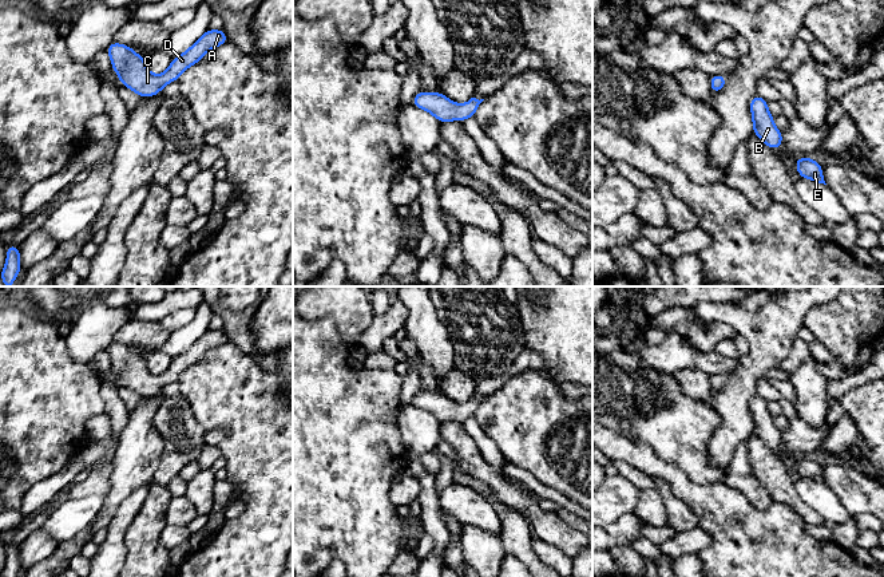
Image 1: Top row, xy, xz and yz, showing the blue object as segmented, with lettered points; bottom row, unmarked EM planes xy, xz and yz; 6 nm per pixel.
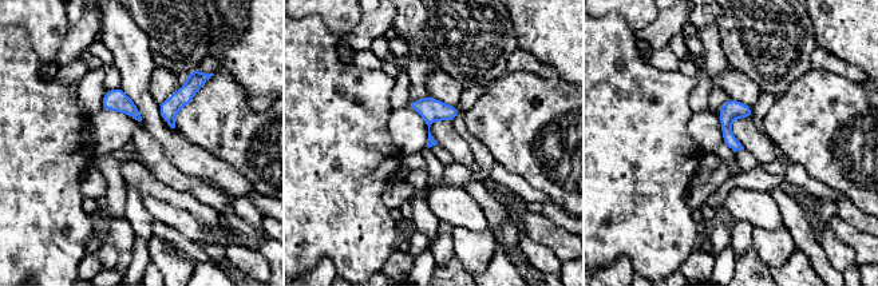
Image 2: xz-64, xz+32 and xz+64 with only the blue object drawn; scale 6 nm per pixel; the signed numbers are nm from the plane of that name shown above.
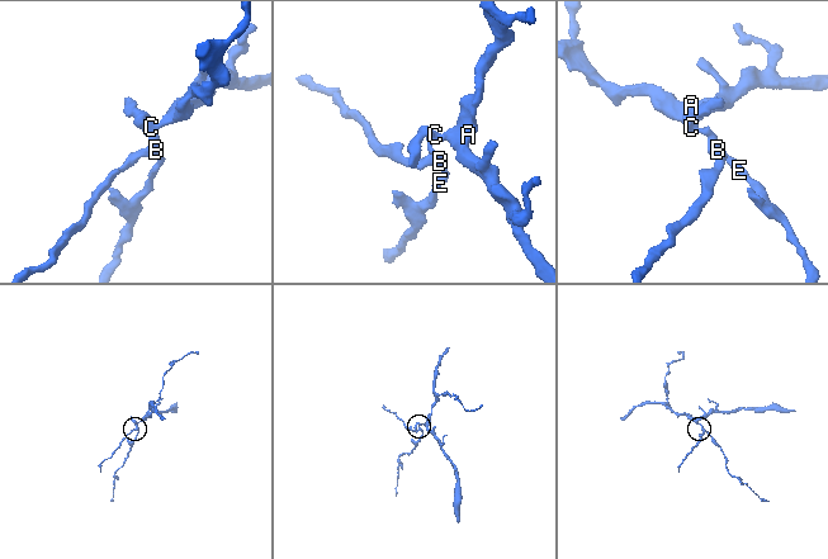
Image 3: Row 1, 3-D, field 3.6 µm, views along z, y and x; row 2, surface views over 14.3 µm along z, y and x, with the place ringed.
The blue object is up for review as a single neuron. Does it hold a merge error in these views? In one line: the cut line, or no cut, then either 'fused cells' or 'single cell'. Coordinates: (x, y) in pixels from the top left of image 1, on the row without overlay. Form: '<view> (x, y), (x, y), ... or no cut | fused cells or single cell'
no cut | single cell

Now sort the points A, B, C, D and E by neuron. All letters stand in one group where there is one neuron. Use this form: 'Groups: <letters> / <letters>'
Groups: A B C D E

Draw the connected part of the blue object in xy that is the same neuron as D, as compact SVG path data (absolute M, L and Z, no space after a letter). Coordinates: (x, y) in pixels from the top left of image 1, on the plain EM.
M207 329L189 349L174 357L162 375L151 374L146 357L139 356L128 345L112 341L106 351L122 386L142 398L150 398L159 394L167 383L177 382L185 369L197 364L210 349L226 341L229 337L222 329Z

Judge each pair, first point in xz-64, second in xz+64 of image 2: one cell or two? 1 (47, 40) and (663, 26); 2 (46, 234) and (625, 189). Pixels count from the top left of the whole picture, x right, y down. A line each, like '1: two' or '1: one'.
1: two
2: one

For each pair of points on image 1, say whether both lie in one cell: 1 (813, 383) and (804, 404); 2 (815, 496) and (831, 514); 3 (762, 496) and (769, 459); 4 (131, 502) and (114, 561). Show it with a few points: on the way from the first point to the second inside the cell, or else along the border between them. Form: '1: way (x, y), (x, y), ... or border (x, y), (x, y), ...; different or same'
1: way (812, 388), (809, 399); same
2: way (819, 500), (829, 510); same
3: border (749, 459), (756, 479), (773, 501); different
4: way (123, 517), (115, 532), (114, 546); same

